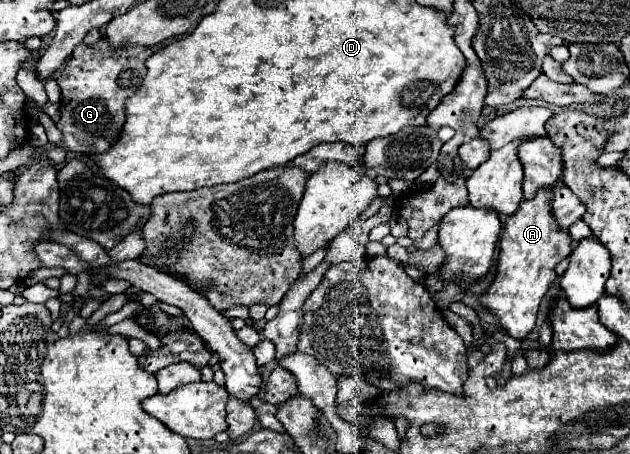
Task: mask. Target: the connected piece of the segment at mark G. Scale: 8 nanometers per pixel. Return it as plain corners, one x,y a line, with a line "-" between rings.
107,39
87,47
79,43
67,65
63,67
57,83
61,87
61,119
57,129
63,133
63,145
69,151
95,155
113,147
125,125
125,103
129,95
141,85
147,67
145,61
153,51
149,47
125,47
111,49

